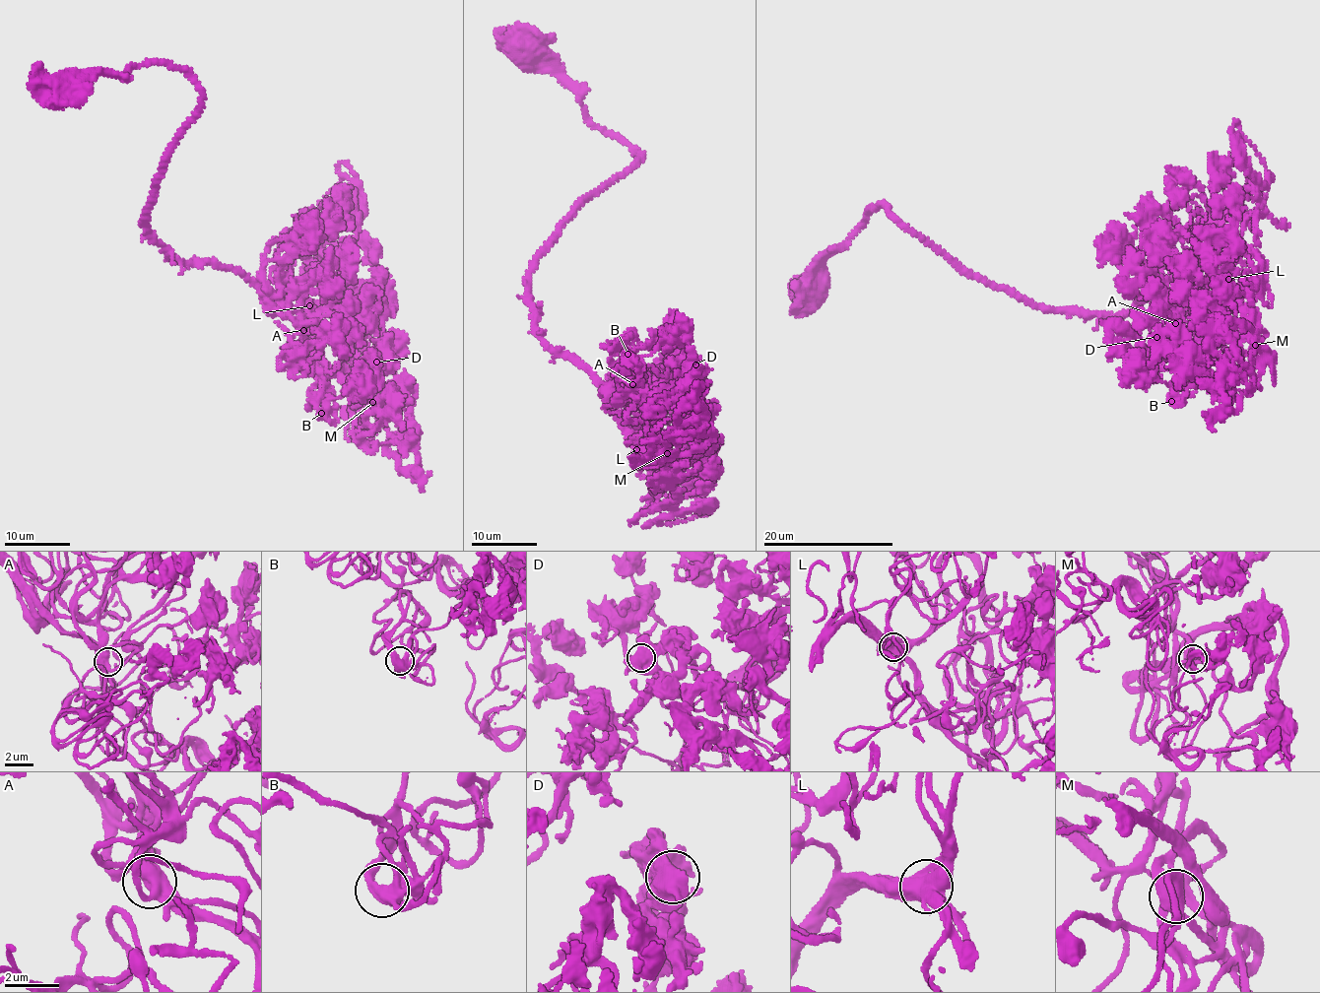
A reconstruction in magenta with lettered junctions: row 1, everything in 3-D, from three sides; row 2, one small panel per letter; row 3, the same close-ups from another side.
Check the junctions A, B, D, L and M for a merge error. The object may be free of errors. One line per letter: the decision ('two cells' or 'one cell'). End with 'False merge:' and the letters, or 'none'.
A: one cell
B: one cell
D: one cell
L: one cell
M: one cell
False merge: none

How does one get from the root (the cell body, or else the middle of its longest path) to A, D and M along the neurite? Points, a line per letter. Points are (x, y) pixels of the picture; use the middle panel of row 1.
A: (525, 54), (538, 55), (590, 120), (640, 156), (575, 209), (529, 276), (537, 334), (603, 385), (632, 384)
D: (525, 54), (640, 156), (536, 261), (537, 334), (627, 386), (621, 402), (695, 364)
M: (525, 54), (640, 156), (536, 261), (537, 334), (606, 387), (640, 450), (667, 453)

